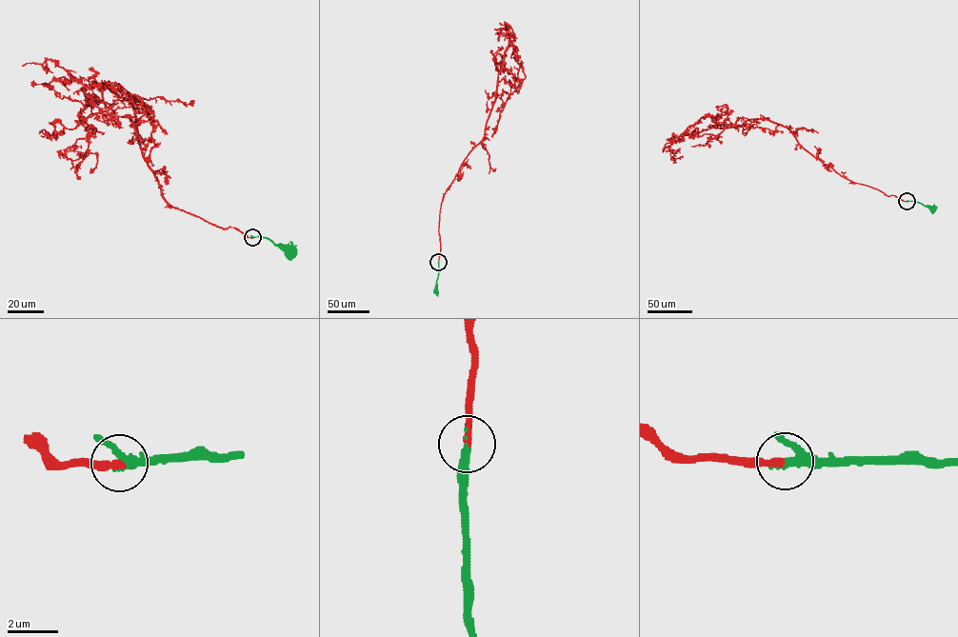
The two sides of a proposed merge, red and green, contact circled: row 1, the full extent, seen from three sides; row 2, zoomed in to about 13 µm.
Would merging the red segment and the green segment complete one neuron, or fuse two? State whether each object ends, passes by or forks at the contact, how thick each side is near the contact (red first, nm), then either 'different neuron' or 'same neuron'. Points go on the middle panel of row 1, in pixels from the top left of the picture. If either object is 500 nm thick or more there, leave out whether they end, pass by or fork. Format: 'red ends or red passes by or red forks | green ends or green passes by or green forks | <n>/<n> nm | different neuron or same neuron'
red ends | green passes by | 280/280 nm | same neuron

